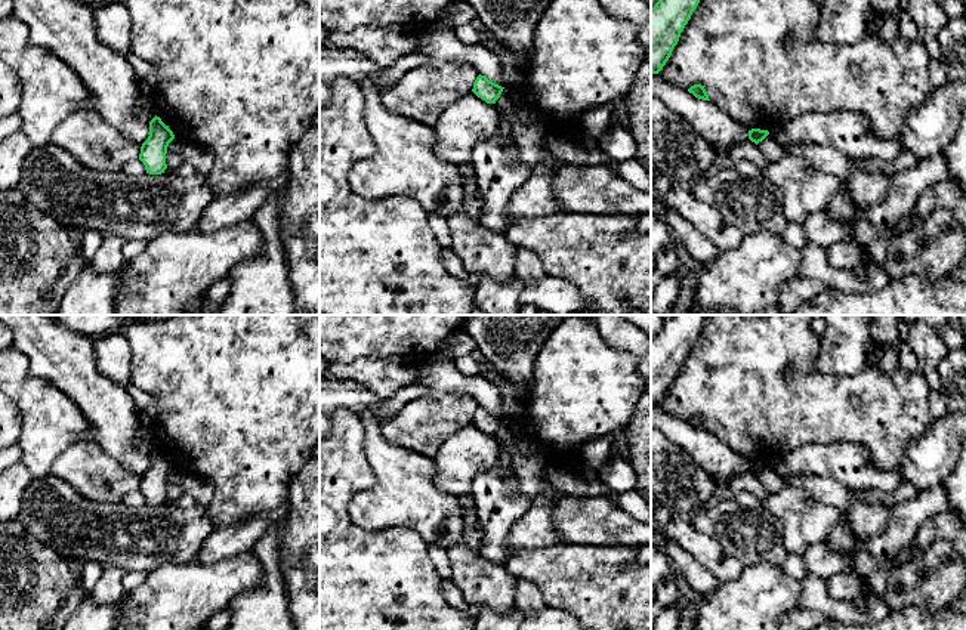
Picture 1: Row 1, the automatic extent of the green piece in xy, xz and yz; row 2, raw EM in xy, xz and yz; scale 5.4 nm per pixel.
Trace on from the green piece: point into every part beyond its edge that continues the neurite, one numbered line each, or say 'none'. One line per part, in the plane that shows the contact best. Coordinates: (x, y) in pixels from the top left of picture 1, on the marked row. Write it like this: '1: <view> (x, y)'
none

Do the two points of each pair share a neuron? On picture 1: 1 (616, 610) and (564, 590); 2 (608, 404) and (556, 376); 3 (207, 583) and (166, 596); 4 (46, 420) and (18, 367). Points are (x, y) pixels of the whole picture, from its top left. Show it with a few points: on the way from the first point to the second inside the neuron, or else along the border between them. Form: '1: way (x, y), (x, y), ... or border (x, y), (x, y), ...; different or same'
1: way (602, 596), (596, 590), (577, 590); same
2: way (595, 395), (570, 376); same
3: way (197, 592), (176, 596); same
4: way (43, 407), (18, 380); same

